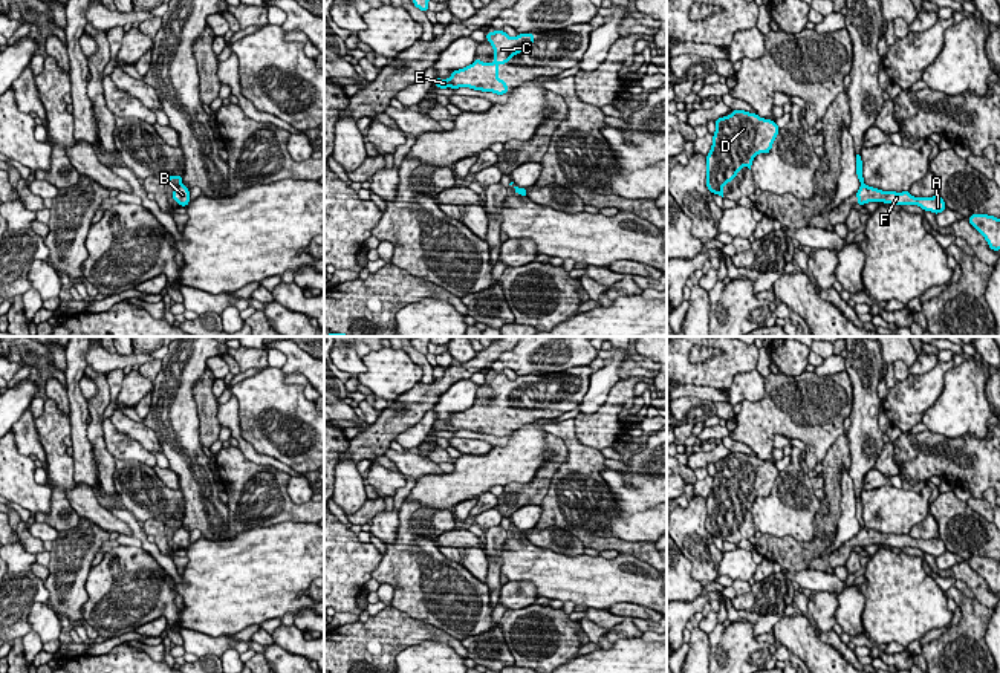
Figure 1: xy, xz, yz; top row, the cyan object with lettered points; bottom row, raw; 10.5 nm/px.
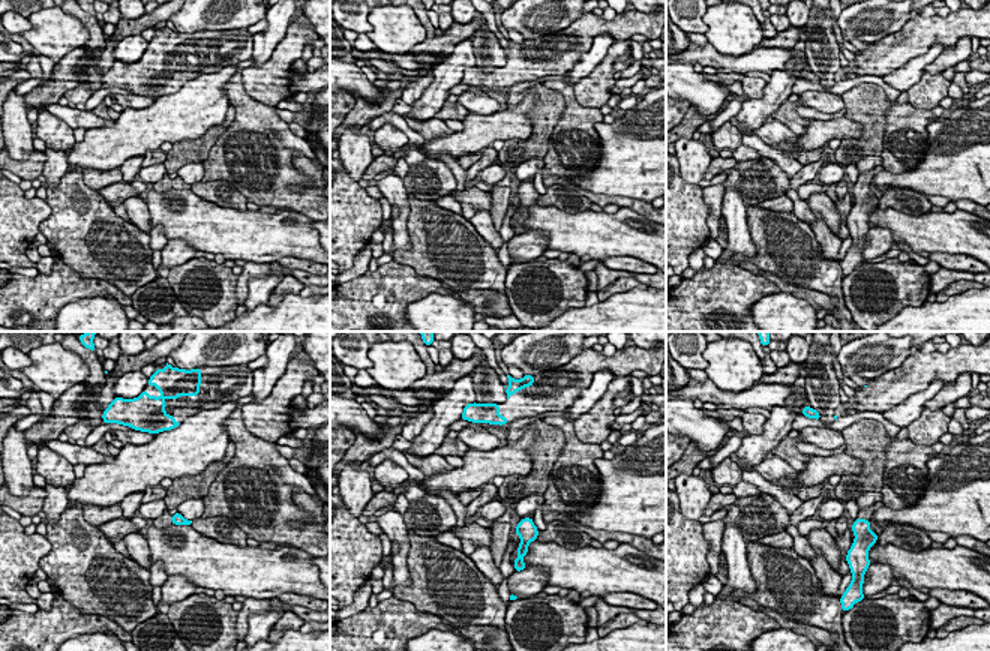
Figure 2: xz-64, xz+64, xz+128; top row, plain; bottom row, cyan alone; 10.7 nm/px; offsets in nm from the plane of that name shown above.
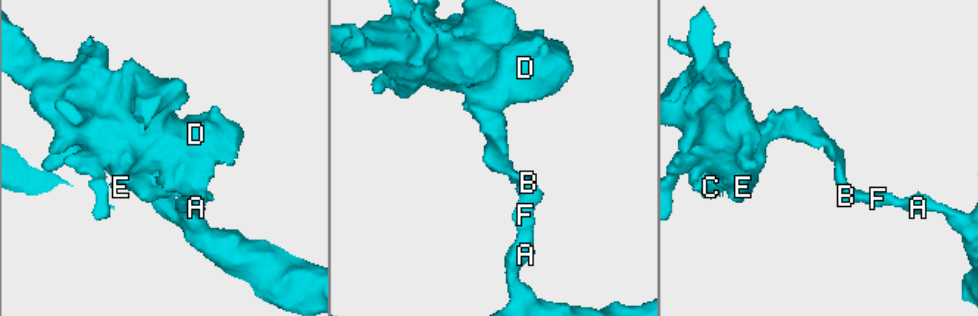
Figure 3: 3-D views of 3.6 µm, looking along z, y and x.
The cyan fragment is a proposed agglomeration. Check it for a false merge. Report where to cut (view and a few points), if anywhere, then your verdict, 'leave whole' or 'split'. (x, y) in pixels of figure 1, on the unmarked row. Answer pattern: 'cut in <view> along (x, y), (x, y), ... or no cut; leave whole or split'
cut in xy along (181, 526), (176, 529); split

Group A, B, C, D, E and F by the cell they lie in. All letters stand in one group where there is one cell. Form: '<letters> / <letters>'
A B F / C D E

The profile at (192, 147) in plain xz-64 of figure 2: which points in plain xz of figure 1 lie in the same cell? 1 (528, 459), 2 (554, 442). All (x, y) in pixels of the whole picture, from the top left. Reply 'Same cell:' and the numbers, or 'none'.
Same cell: 2

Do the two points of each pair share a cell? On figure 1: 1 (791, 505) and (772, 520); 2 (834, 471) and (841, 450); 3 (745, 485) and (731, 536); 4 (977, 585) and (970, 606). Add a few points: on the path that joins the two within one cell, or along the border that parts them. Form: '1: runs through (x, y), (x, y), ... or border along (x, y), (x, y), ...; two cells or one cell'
1: runs through (786, 510), (777, 516); one cell
2: runs through (834, 467), (838, 455); one cell
3: runs through (733, 497), (730, 500), (730, 523); one cell
4: border along (974, 595), (983, 606); two cells

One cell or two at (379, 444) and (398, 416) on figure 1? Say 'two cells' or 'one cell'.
one cell

